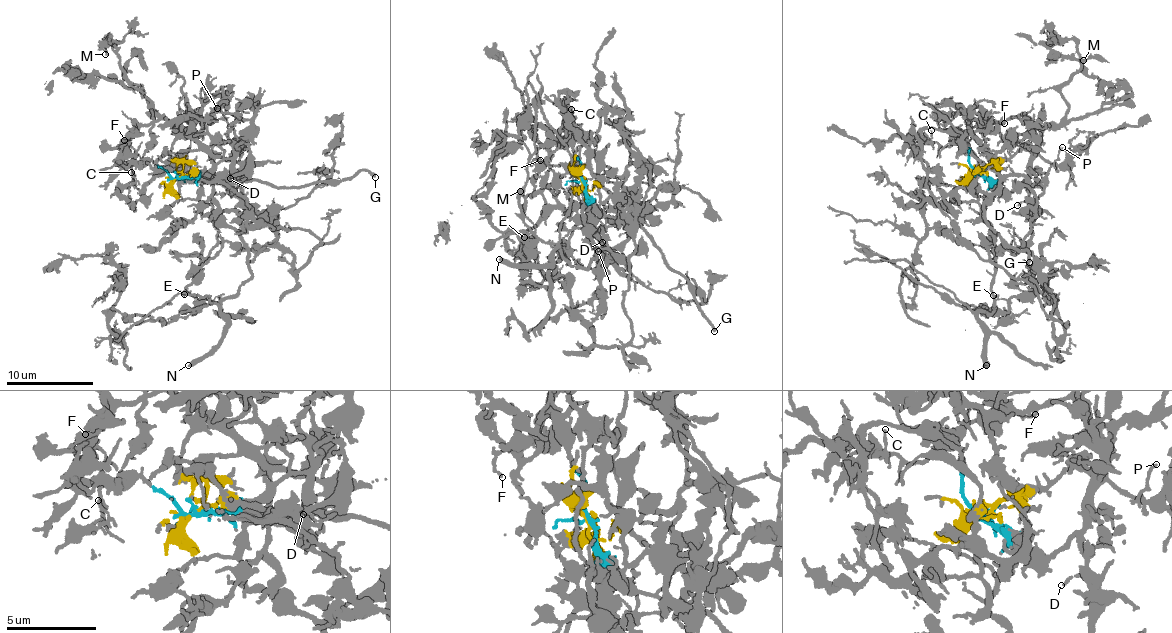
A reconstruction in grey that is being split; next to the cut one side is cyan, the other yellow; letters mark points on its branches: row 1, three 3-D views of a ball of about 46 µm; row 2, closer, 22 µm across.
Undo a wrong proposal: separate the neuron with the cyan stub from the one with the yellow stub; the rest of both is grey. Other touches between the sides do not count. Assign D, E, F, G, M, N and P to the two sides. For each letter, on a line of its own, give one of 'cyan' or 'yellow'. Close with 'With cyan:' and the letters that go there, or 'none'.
D: yellow
E: cyan
F: yellow
G: yellow
M: yellow
N: cyan
P: cyan
With cyan: E, N, P

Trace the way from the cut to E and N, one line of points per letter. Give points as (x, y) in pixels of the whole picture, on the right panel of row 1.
E: (976, 171), (990, 186), (981, 217), (997, 253), (996, 306), (990, 313), (980, 310), (1008, 309), (992, 294)
N: (976, 171), (990, 186), (981, 217), (987, 220), (997, 253), (993, 311), (977, 315), (985, 334), (986, 364)

